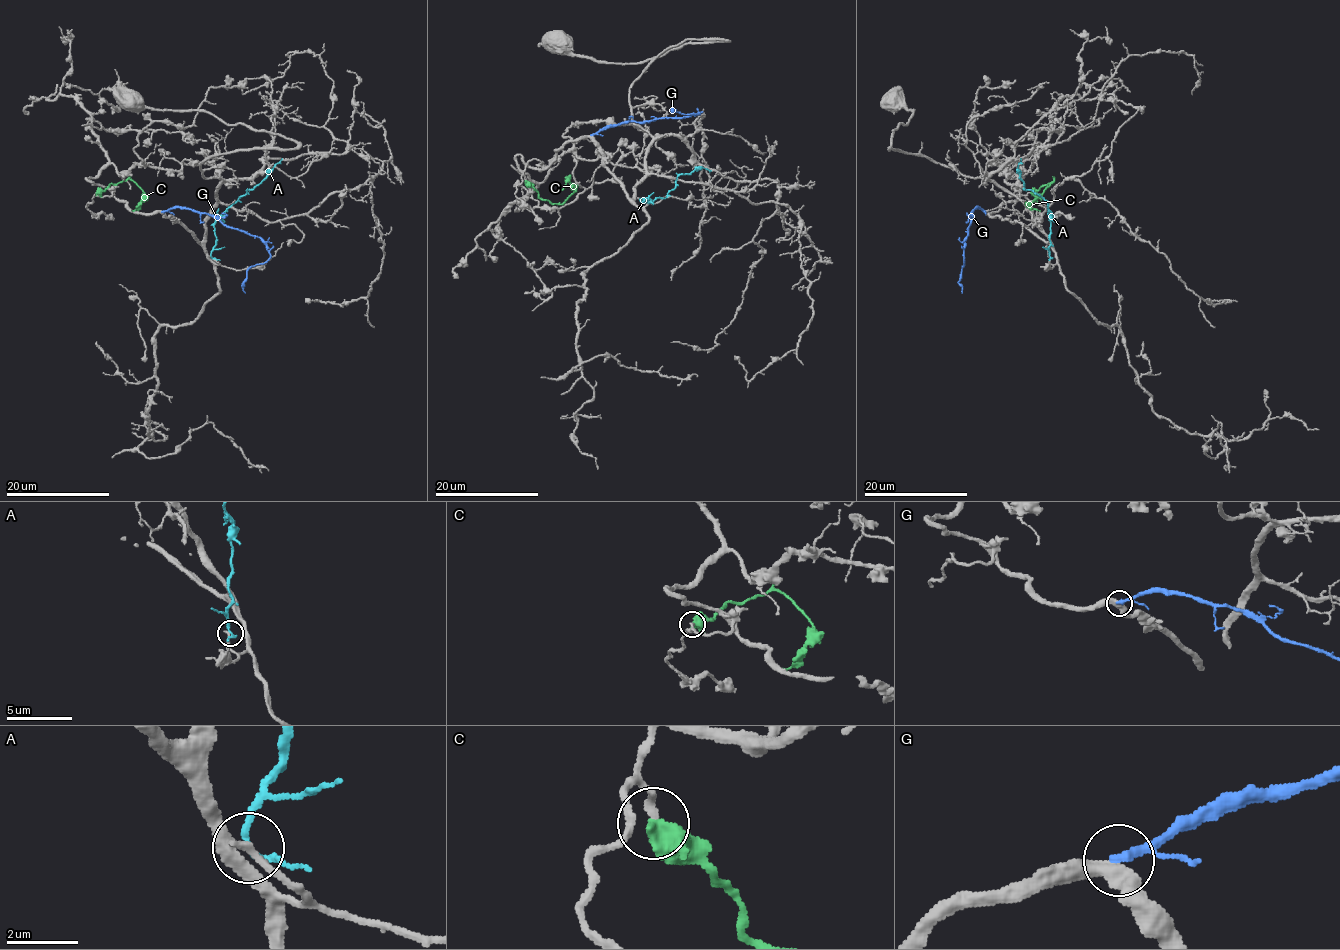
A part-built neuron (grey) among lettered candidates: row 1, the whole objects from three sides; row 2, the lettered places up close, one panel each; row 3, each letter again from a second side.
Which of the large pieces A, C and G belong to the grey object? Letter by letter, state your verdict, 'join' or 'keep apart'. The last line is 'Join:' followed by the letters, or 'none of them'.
A: keep apart
C: join
G: keep apart
Join: C

